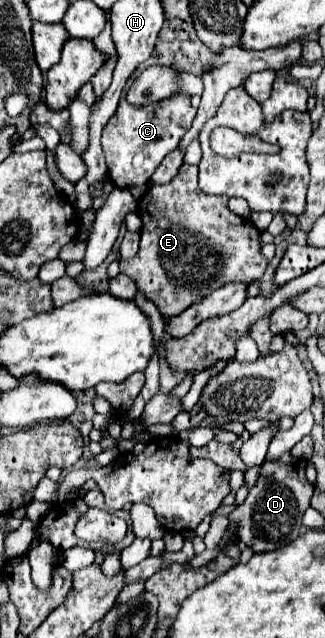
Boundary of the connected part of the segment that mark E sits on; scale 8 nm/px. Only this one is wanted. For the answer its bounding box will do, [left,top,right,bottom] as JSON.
[120,164,268,318]

